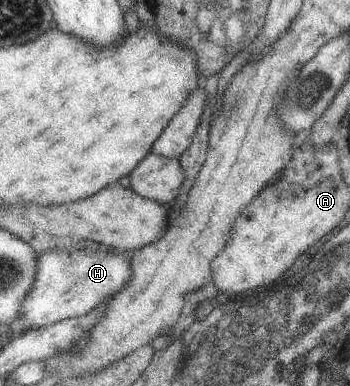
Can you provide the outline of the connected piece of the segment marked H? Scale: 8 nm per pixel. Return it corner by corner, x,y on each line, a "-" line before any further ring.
50,249
36,255
36,271
30,291
18,305
17,327
22,330
47,327
64,319
86,315
122,289
130,279
130,263
125,253
86,249

